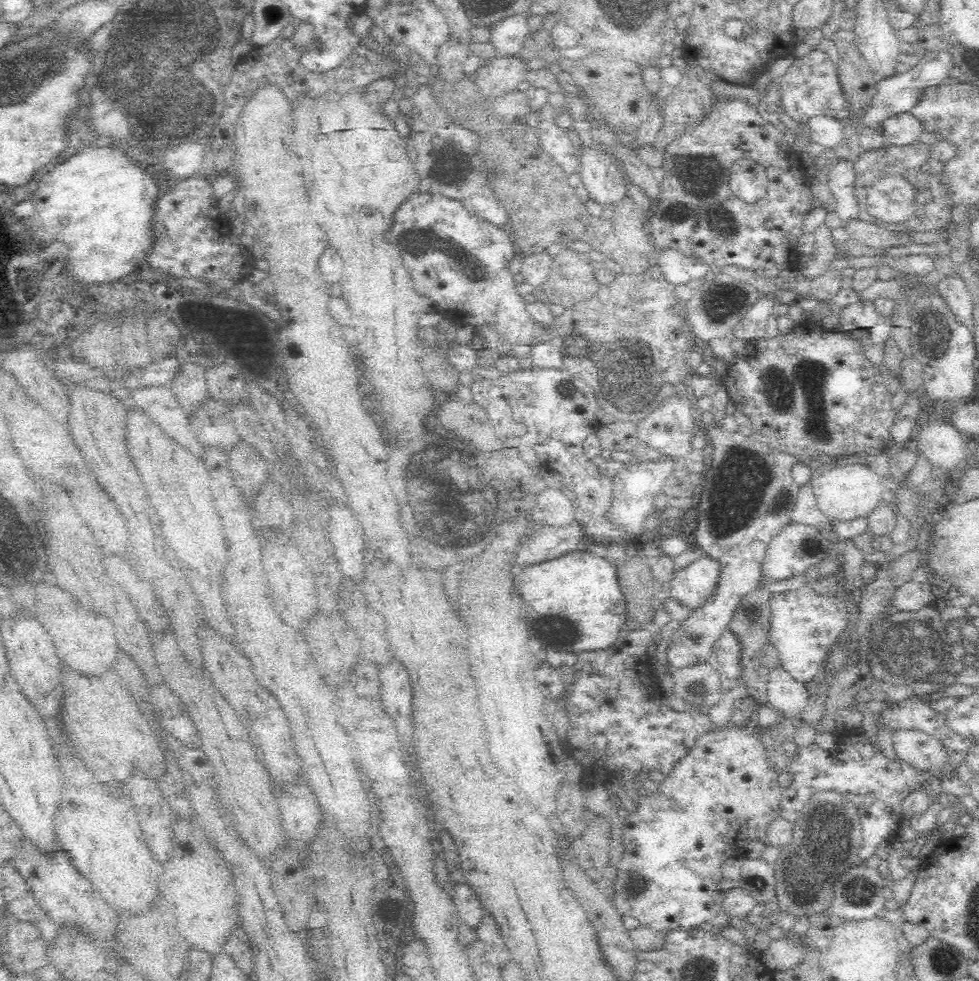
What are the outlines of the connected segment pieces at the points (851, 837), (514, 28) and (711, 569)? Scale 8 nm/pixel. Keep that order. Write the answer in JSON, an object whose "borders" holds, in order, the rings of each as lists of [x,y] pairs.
{"borders":[[[[836,789],[816,790],[804,803],[804,810],[796,815],[792,821],[792,838],[788,838],[788,845],[780,847],[777,861],[770,862],[775,873],[775,900],[780,913],[789,914],[800,919],[803,917],[833,918],[830,908],[835,902],[834,882],[840,880],[848,870],[863,866],[864,860],[860,857],[862,850],[863,834],[860,813],[856,802],[852,798],[844,798],[844,793]]],[[[522,14],[496,21],[489,29],[488,45],[503,58],[523,56],[529,28]]],[[[700,554],[696,562],[683,570],[674,571],[668,597],[692,612],[706,602],[716,583],[717,564]]]]}

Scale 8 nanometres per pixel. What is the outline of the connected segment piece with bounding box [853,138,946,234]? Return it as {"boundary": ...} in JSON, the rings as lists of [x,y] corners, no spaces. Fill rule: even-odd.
{"boundary":[[[919,139],[914,143],[902,147],[884,144],[884,146],[880,146],[880,148],[864,150],[856,162],[854,162],[853,168],[856,174],[854,195],[861,207],[858,220],[869,221],[878,226],[882,225],[887,230],[899,231],[902,234],[908,232],[911,227],[915,227],[918,224],[917,220],[920,216],[925,218],[926,224],[930,230],[943,226],[946,217],[946,214],[943,213],[941,209],[942,194],[940,193],[940,174],[942,172],[943,163],[936,160],[935,147],[927,139]],[[884,174],[900,174],[914,186],[917,193],[917,214],[914,215],[913,218],[910,218],[906,224],[881,223],[876,219],[870,218],[870,216],[867,215],[867,211],[863,208],[867,193],[866,189],[870,186],[870,182],[872,182],[874,178],[878,178],[878,176],[884,176]]]}

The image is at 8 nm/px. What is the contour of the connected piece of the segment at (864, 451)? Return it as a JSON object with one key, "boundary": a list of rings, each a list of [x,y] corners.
{"boundary":[[[808,320],[805,326],[800,326],[797,329],[790,331],[786,335],[778,335],[772,333],[762,339],[751,341],[748,345],[734,349],[733,353],[728,357],[729,363],[727,367],[727,374],[723,384],[727,389],[727,395],[730,402],[734,405],[735,410],[743,412],[750,419],[750,428],[752,434],[750,437],[761,444],[772,447],[780,454],[791,456],[797,463],[802,462],[809,467],[832,465],[842,460],[855,460],[856,458],[866,458],[874,452],[895,452],[893,443],[893,435],[890,430],[896,422],[898,410],[892,405],[892,398],[894,398],[894,384],[890,380],[890,373],[880,368],[868,358],[864,346],[860,341],[849,337],[846,331],[824,331],[820,326],[816,325],[813,320]]]}

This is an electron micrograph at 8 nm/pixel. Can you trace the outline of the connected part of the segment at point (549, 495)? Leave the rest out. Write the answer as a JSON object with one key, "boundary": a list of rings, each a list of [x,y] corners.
{"boundary":[[[541,490],[536,496],[536,506],[550,526],[566,526],[575,519],[571,500],[561,490]]]}

